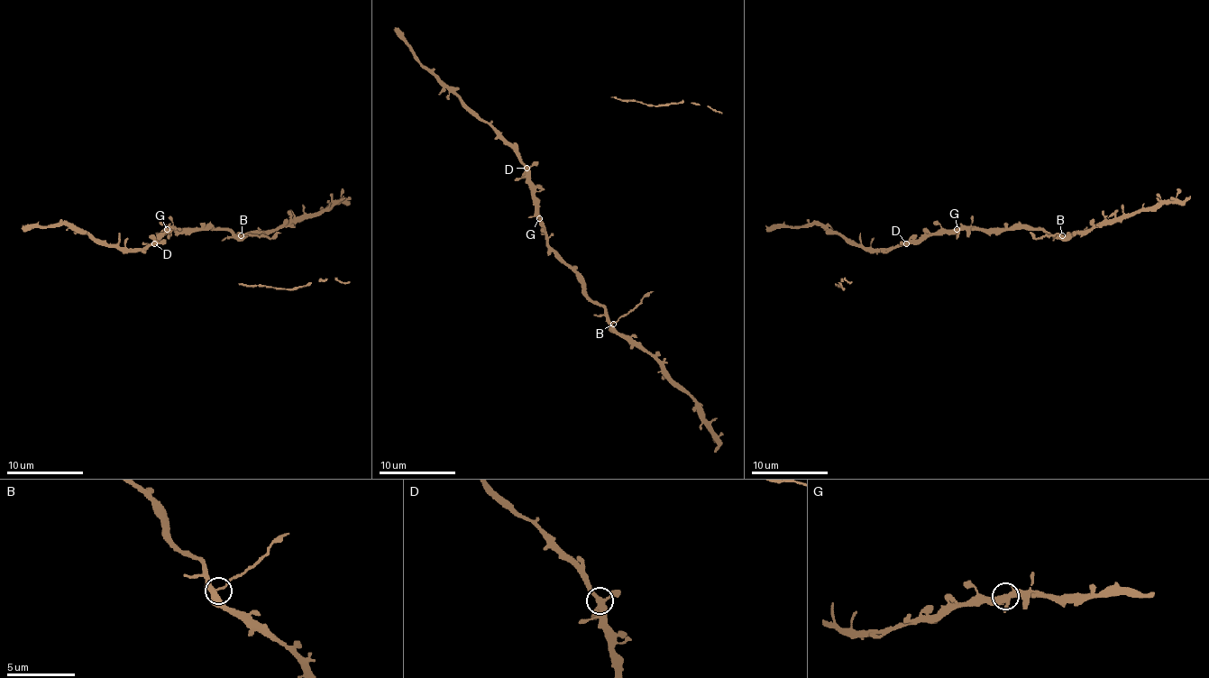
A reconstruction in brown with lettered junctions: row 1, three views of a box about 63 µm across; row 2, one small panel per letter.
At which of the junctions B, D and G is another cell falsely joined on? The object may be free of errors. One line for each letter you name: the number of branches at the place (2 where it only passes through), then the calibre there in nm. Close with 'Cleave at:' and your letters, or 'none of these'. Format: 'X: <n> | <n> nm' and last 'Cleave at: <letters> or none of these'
Cleave at: none of these

